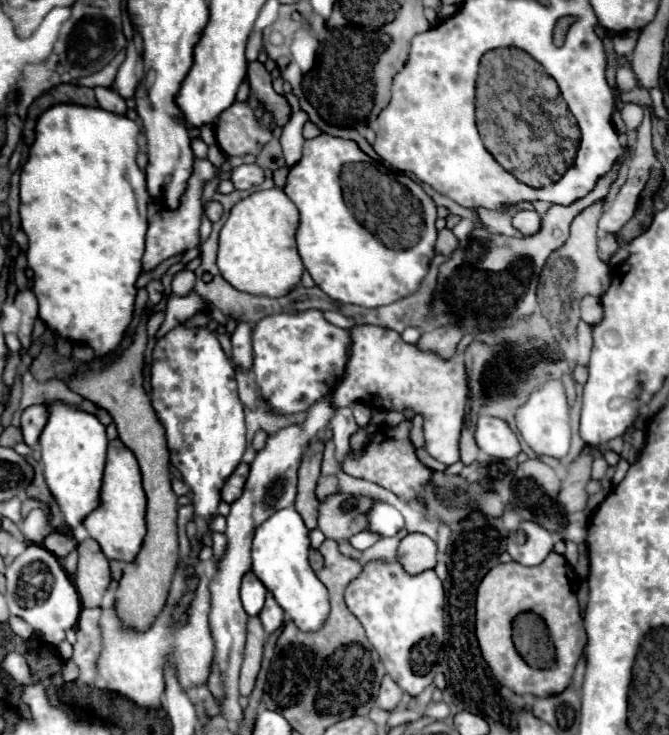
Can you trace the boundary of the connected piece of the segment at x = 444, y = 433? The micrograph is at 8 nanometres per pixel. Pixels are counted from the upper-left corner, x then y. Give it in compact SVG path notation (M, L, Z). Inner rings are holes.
M355 326L351 330L351 358L347 362L347 374L339 388L335 390L333 404L337 408L351 406L355 402L367 404L373 410L397 410L403 412L411 408L415 414L423 416L423 434L425 434L425 450L443 464L455 464L459 460L459 436L465 418L465 402L467 402L467 376L461 360L443 360L435 352L419 350L415 344L403 342L401 334L381 326Z

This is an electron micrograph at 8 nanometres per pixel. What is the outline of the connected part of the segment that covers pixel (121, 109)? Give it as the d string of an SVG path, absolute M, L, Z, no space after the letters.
M95 88L95 96L97 96L97 102L99 102L99 108L107 110L107 112L113 112L113 114L125 114L127 112L127 106L125 106L125 100L111 88Z

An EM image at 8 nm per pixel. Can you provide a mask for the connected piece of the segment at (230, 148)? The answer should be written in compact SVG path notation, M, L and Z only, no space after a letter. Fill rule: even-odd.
M235 102L219 116L215 124L215 136L219 148L227 156L257 156L261 146L271 140L271 130L263 128L245 102Z

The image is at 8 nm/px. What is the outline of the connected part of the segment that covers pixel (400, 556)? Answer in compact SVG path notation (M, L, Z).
M407 534L399 548L397 548L397 562L403 566L403 570L411 576L435 568L437 564L437 546L435 542L425 534Z

